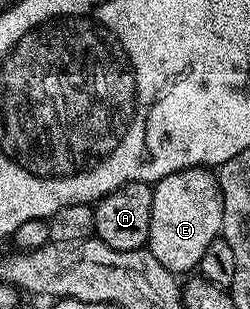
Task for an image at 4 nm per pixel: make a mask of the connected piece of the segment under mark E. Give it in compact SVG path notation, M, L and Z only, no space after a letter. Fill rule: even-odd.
M187 168L156 181L152 189L150 234L148 251L177 274L199 269L206 246L221 235L223 194L220 192L217 173L206 168Z

